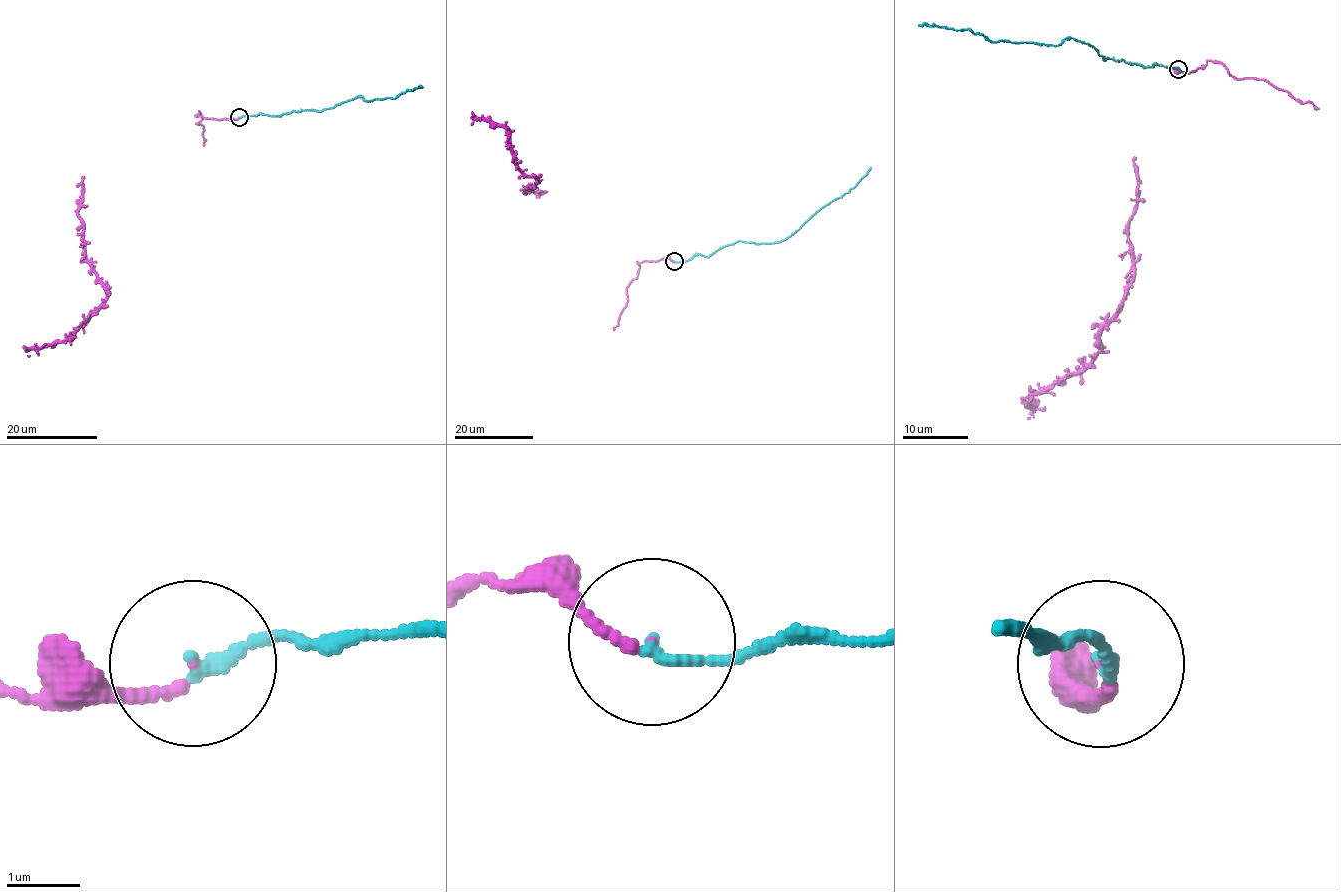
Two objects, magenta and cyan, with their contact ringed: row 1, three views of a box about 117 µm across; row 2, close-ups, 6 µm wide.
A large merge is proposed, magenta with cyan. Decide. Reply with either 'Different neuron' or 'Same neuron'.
Same neuron

